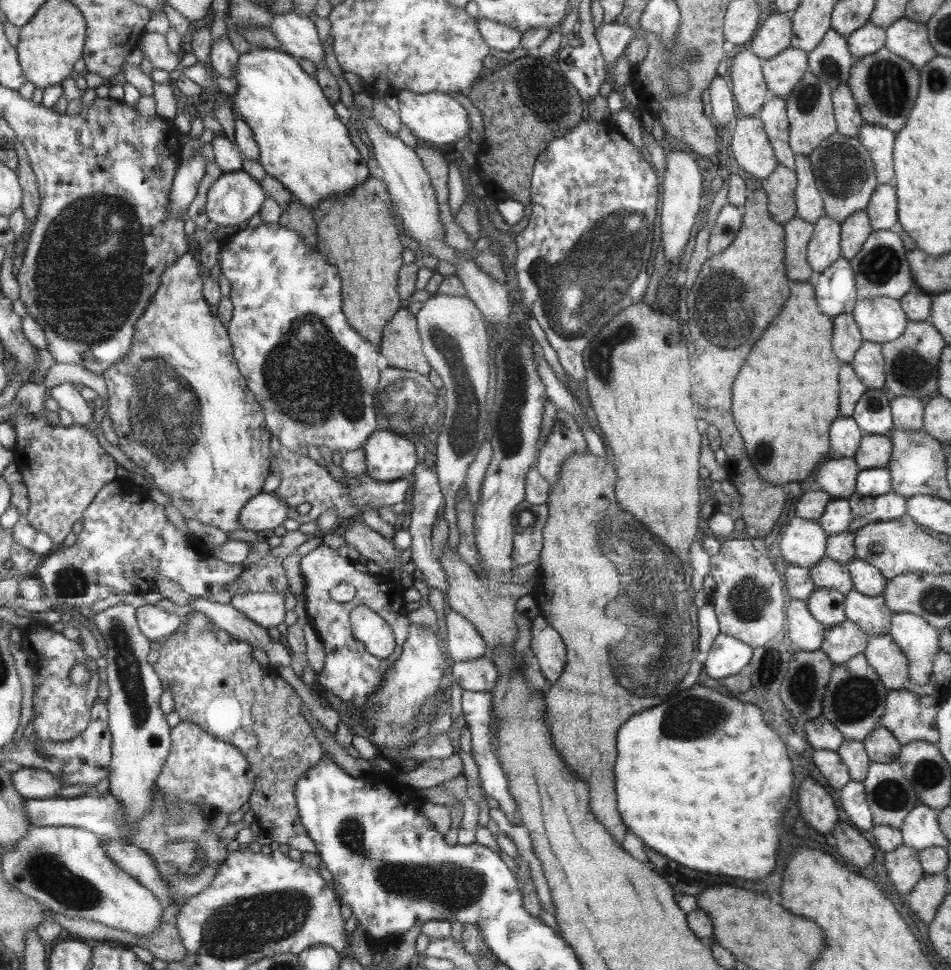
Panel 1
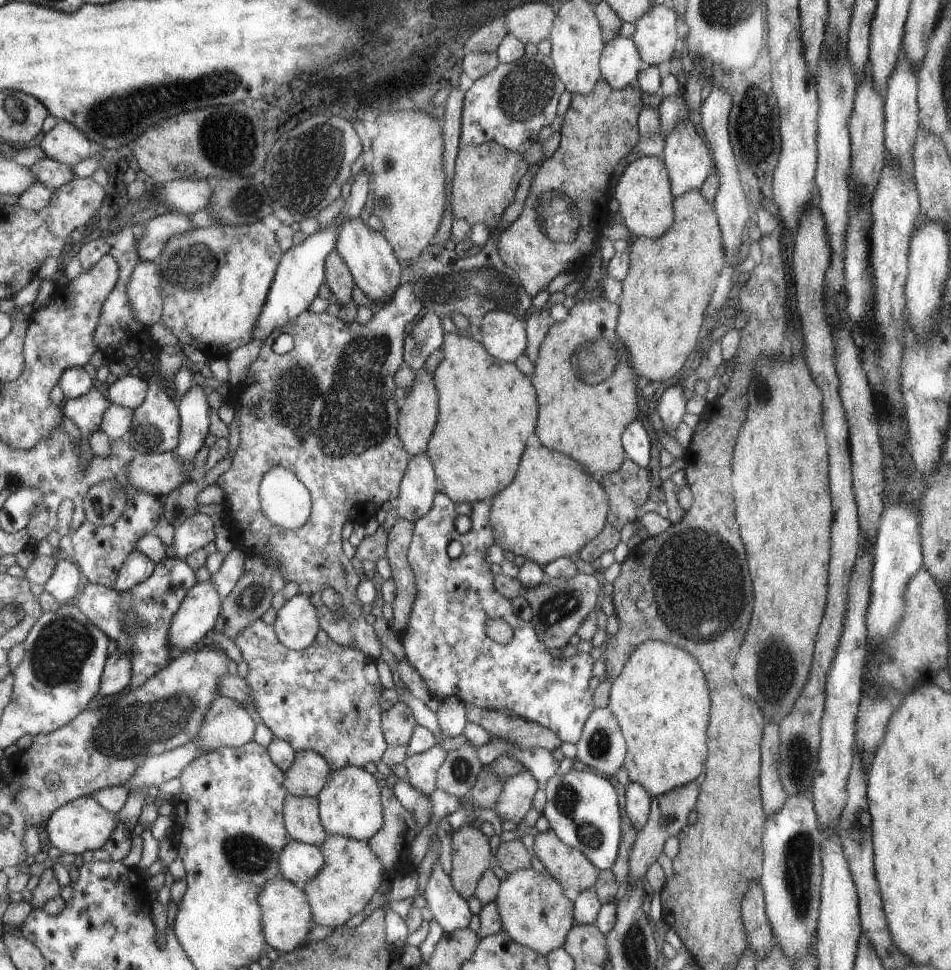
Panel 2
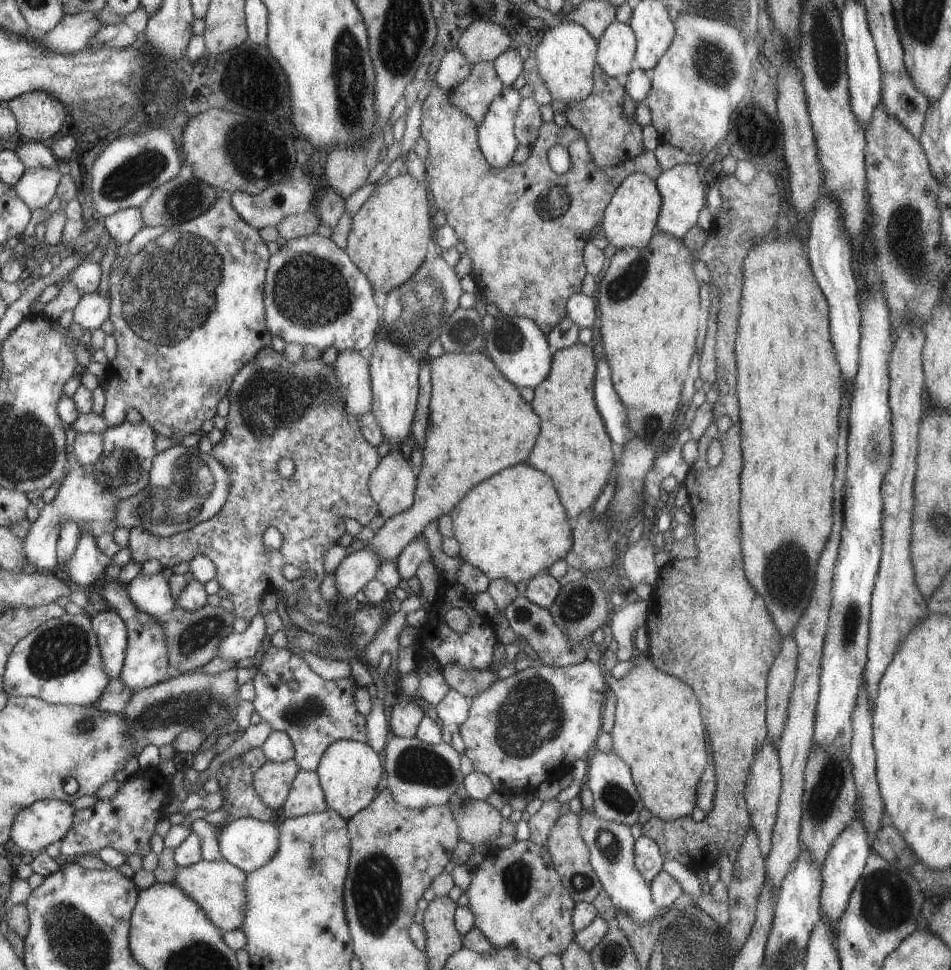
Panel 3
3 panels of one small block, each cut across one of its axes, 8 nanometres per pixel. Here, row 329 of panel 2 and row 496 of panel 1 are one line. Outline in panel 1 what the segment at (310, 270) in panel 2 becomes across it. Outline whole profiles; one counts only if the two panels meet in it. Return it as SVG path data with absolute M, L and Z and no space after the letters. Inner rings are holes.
M272 493L254 496L241 512L241 528L271 534L291 516L289 506Z

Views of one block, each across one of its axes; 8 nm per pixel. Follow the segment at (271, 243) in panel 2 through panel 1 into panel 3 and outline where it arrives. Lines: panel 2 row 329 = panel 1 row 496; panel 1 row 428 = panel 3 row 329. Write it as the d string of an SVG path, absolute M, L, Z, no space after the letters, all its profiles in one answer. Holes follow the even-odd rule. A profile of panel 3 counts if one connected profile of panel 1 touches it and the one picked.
M216 198L214 204L196 216L193 220L184 222L177 227L168 226L144 226L127 244L120 245L116 250L116 260L111 267L111 297L112 313L111 321L115 325L115 338L119 345L119 353L107 370L106 404L103 415L110 428L124 424L130 408L136 409L144 418L143 421L158 432L158 436L168 436L176 444L190 434L200 433L200 428L206 420L212 420L218 408L218 402L226 396L228 386L232 386L234 376L241 371L246 364L253 360L262 348L271 346L273 334L270 332L264 318L265 283L264 274L268 264L268 248L257 229L254 229L236 209L232 202L224 198Z

